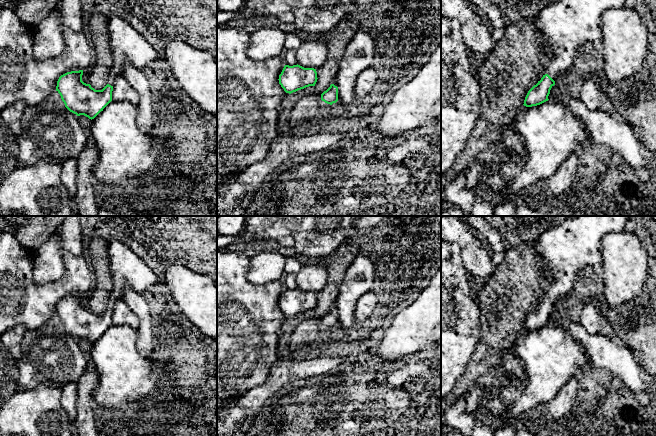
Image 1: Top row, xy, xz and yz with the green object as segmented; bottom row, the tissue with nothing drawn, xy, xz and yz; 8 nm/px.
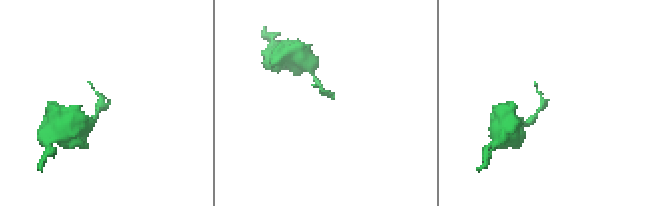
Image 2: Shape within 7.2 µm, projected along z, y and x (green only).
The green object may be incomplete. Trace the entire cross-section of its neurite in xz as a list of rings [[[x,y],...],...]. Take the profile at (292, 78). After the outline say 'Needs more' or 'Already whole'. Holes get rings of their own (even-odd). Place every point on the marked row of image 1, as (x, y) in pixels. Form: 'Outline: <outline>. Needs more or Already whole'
Outline: [[[285,65],[279,75],[279,84],[286,93],[293,93],[309,86],[315,86],[317,72],[314,68],[304,68],[300,65]]]. Already whole

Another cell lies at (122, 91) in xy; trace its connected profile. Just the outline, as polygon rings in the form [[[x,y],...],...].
[[[122,74],[116,76],[114,79],[112,100],[128,101],[132,104],[137,104],[139,101],[138,93],[133,89]]]

